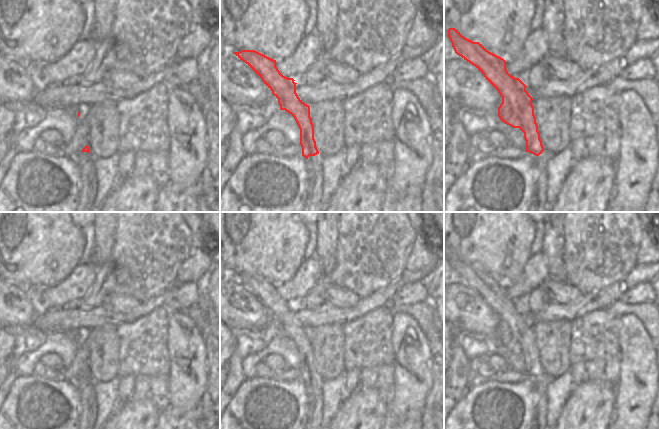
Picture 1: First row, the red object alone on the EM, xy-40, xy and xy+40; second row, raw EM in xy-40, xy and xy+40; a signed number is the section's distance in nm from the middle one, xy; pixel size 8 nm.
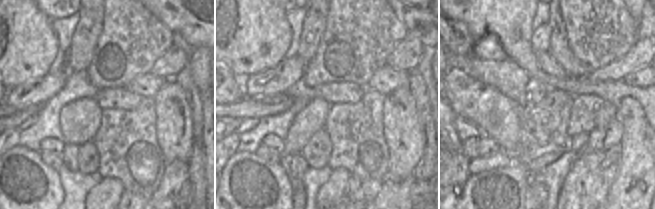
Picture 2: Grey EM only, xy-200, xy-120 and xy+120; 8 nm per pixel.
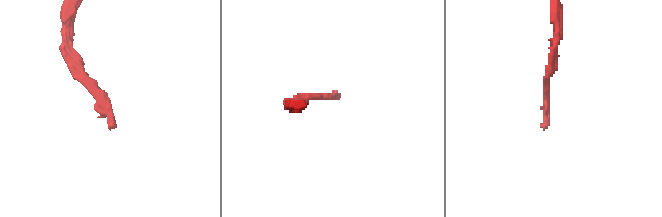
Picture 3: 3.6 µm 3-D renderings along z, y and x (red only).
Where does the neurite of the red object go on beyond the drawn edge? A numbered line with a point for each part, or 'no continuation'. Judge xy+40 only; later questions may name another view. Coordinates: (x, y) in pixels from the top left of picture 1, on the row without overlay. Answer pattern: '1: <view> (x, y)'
1: xy+40 (539, 422)

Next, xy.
1: xy (314, 386)

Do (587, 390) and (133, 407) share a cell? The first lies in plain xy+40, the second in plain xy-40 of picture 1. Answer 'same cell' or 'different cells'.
same cell

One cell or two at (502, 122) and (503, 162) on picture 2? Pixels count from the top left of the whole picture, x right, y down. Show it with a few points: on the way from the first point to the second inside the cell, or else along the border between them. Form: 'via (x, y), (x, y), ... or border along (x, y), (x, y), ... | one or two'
border along (501, 150), (513, 161) | two

